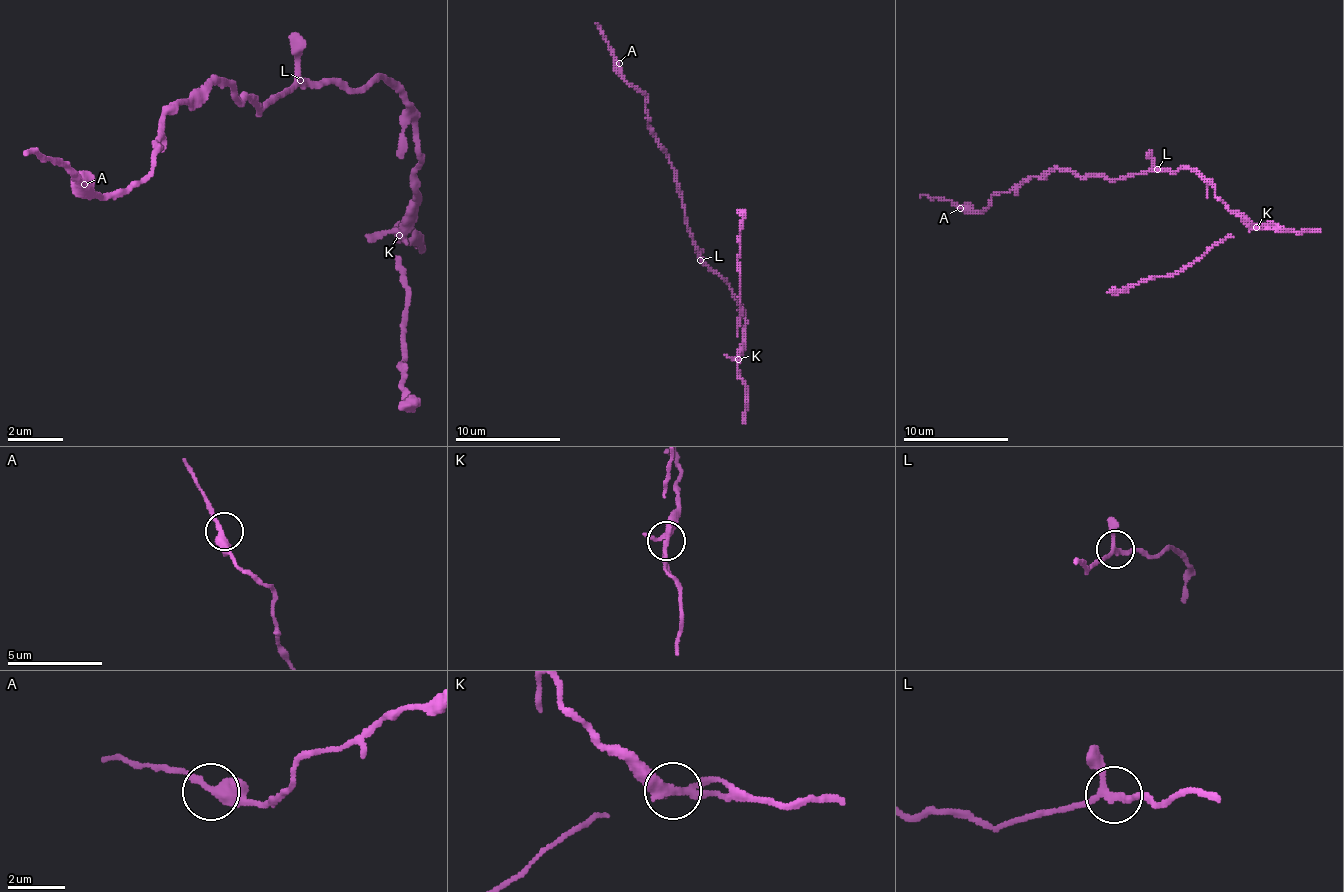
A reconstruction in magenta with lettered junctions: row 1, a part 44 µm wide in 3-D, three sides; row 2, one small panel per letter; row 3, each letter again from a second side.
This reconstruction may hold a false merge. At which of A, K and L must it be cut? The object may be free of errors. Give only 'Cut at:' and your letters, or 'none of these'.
Cut at: none of these

